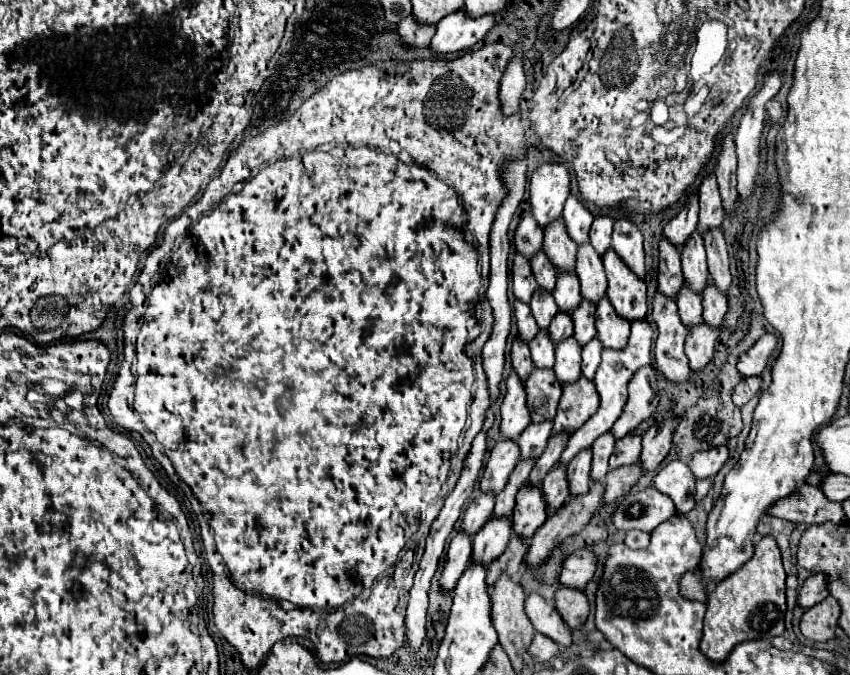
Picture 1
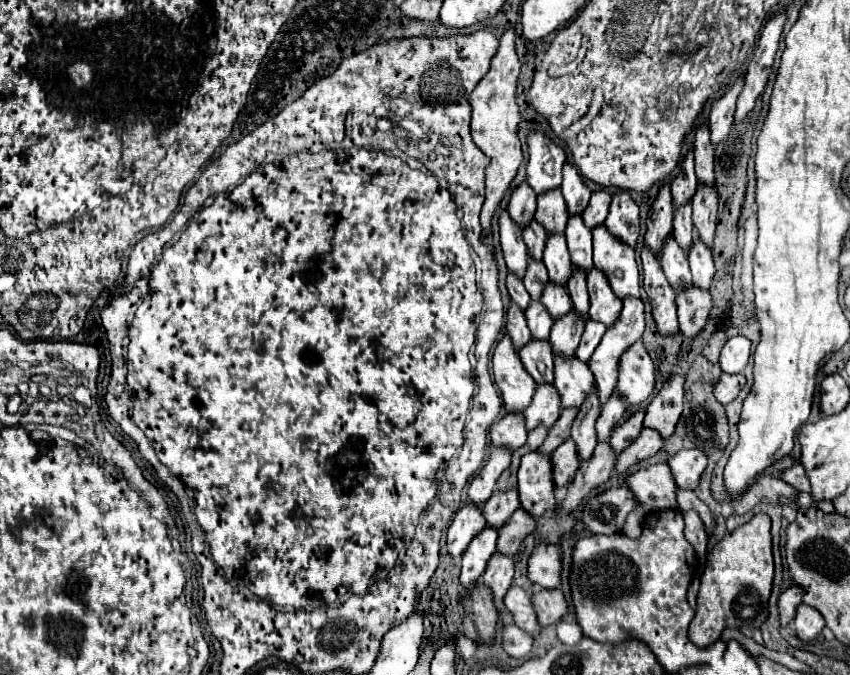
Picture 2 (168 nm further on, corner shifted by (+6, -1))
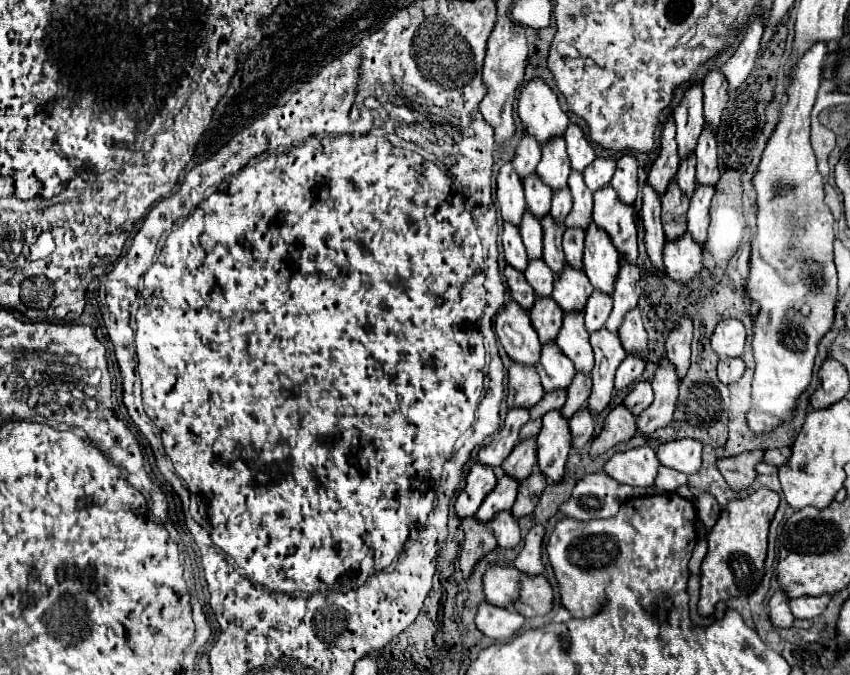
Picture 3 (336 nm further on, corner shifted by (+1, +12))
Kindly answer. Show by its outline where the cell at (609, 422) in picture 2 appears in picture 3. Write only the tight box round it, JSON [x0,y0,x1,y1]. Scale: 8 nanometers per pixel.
[615,355,645,391]

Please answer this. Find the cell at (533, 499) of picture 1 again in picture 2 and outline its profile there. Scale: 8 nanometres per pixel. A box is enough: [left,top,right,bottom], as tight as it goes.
[518,450,556,518]

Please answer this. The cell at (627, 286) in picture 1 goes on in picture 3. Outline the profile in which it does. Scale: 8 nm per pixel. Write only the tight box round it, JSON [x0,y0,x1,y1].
[593,187,639,263]

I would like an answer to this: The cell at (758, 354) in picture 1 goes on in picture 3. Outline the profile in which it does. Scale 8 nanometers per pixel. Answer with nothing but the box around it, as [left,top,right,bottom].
[711,319,747,357]

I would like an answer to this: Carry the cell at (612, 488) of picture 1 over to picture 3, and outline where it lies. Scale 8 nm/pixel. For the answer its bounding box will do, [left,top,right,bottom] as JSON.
[637,357,679,437]

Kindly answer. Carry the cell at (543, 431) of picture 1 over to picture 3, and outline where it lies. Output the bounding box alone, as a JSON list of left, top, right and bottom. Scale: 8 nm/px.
[537,341,575,393]

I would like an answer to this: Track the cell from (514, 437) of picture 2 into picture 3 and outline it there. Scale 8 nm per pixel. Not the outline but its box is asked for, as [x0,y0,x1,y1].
[507,363,543,409]

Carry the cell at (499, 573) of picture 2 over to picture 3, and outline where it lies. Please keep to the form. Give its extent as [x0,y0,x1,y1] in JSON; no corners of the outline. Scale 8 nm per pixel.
[491,513,519,549]

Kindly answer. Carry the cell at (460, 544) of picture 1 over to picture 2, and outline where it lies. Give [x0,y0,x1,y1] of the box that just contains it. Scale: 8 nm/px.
[448,502,486,558]

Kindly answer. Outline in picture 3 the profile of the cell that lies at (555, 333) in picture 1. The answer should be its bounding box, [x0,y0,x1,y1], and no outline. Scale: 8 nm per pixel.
[541,215,567,275]

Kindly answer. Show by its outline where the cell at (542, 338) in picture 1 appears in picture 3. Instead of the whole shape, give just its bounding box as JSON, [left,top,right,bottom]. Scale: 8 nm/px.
[525,261,555,299]

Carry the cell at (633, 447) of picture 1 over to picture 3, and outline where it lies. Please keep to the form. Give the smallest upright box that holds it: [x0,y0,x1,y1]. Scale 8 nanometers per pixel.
[623,383,653,417]

